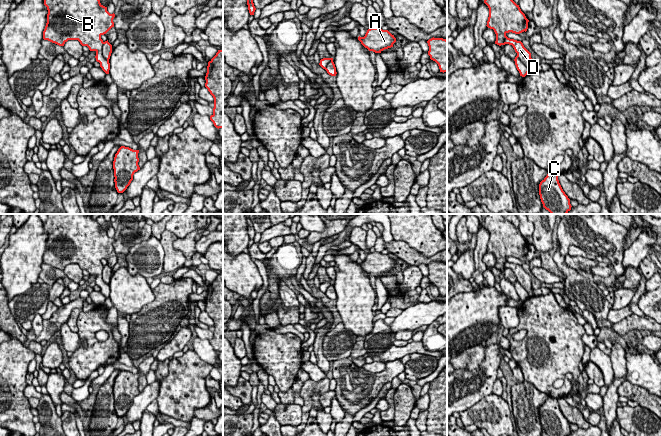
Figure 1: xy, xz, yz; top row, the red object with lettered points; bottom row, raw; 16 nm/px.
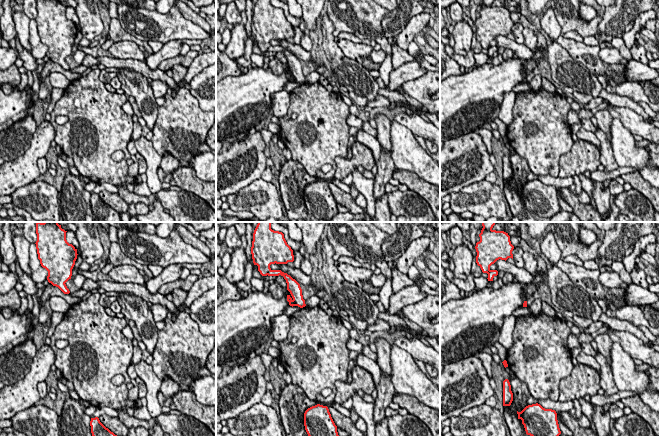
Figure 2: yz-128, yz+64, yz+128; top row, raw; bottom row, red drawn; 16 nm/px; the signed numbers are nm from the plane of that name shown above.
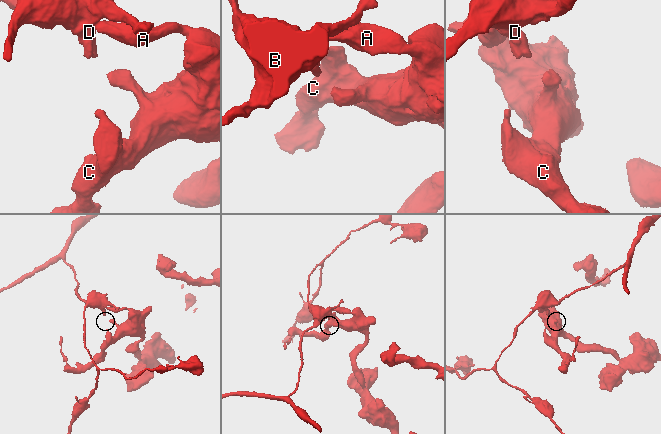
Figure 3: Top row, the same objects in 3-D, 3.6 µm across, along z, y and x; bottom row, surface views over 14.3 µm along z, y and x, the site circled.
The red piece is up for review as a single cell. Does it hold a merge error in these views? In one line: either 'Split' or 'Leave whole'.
Split

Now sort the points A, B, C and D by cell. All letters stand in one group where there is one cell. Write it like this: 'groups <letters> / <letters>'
groups A C D / B

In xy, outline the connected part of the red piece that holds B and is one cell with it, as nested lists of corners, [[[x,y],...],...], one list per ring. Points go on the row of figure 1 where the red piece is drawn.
[[[44,0],[47,7],[47,23],[43,31],[43,39],[64,46],[68,40],[78,40],[82,46],[87,46],[90,51],[96,52],[96,61],[102,70],[109,74],[110,63],[102,53],[103,40],[101,36],[114,27],[115,14],[110,14],[107,7],[100,0]]]

